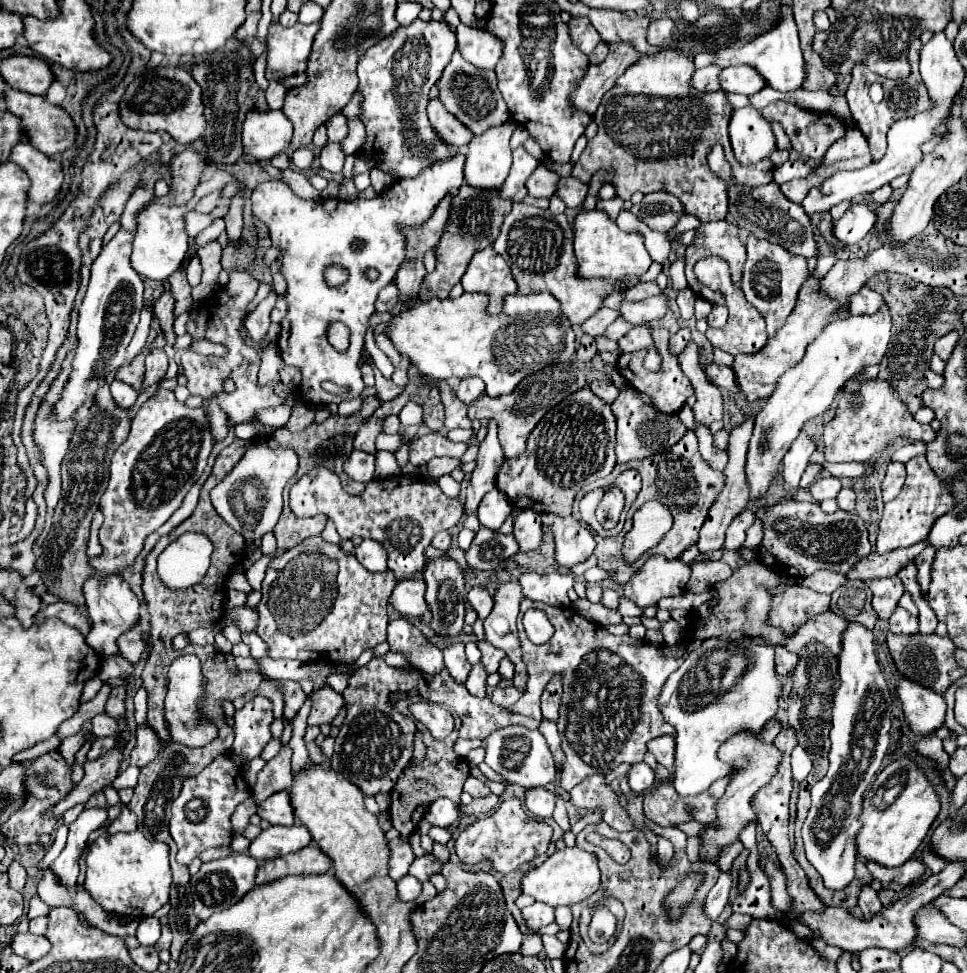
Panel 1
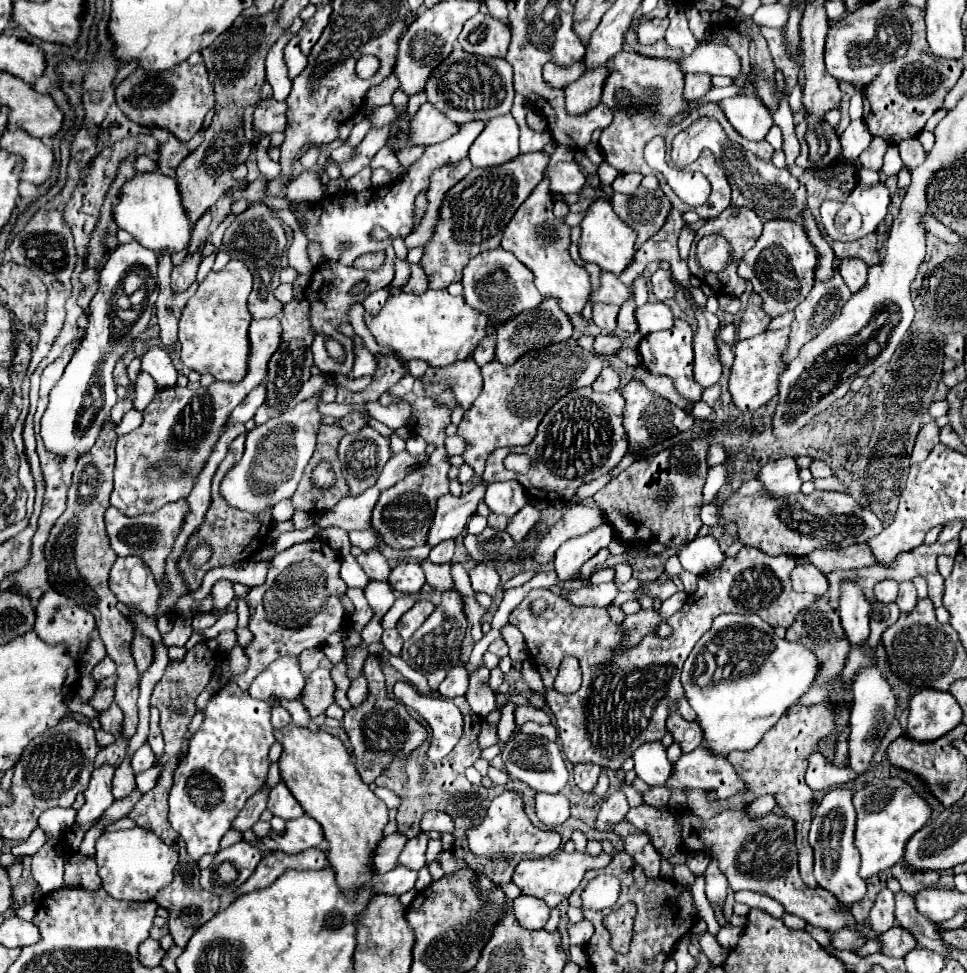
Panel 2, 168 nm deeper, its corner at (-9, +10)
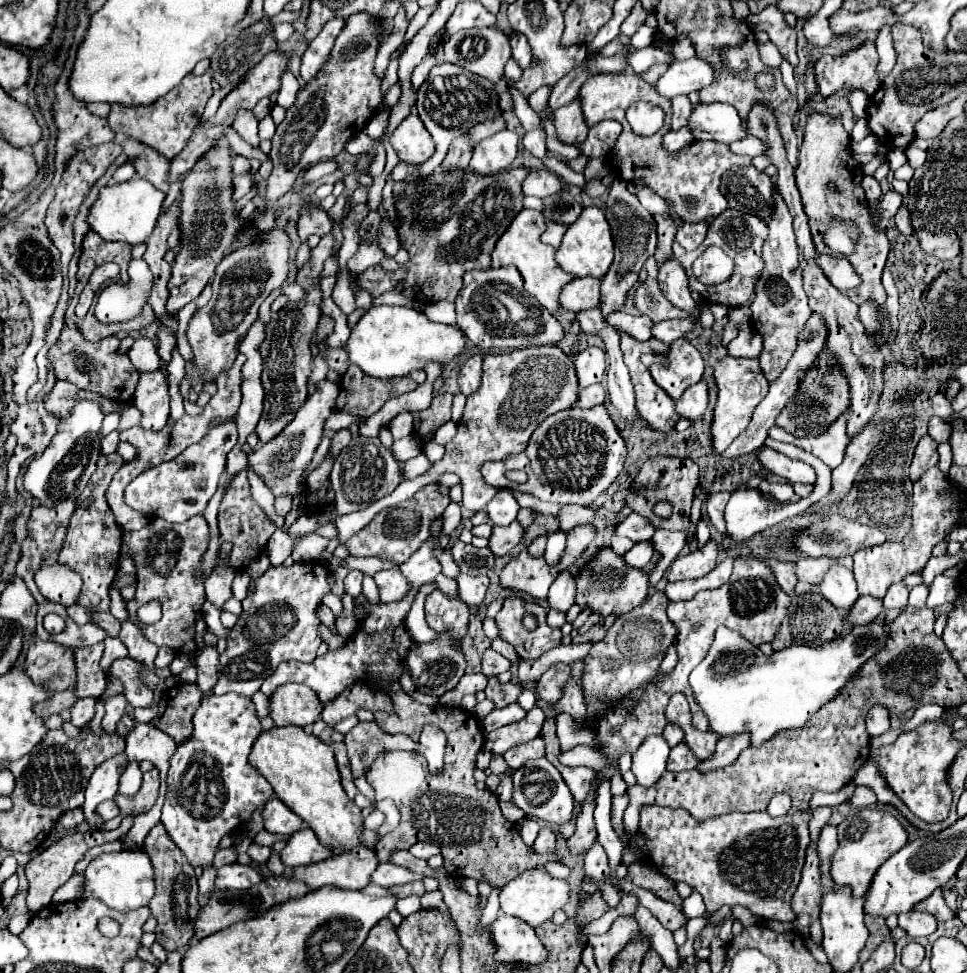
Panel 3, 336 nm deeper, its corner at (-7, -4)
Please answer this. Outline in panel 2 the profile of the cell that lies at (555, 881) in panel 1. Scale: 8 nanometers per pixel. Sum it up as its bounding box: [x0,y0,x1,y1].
[514,852,612,908]

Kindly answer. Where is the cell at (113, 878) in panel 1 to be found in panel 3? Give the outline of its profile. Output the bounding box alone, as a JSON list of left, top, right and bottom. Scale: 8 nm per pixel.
[84,850,154,912]

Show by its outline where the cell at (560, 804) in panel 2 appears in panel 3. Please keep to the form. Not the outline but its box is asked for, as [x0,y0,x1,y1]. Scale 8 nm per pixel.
[534,826,556,854]

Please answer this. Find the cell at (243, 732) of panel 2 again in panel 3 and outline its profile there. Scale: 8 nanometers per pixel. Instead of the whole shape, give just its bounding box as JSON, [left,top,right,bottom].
[160,694,274,868]

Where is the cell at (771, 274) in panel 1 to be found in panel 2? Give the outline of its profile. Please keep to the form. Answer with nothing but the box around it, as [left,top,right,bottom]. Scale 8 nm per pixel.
[738,218,816,318]

